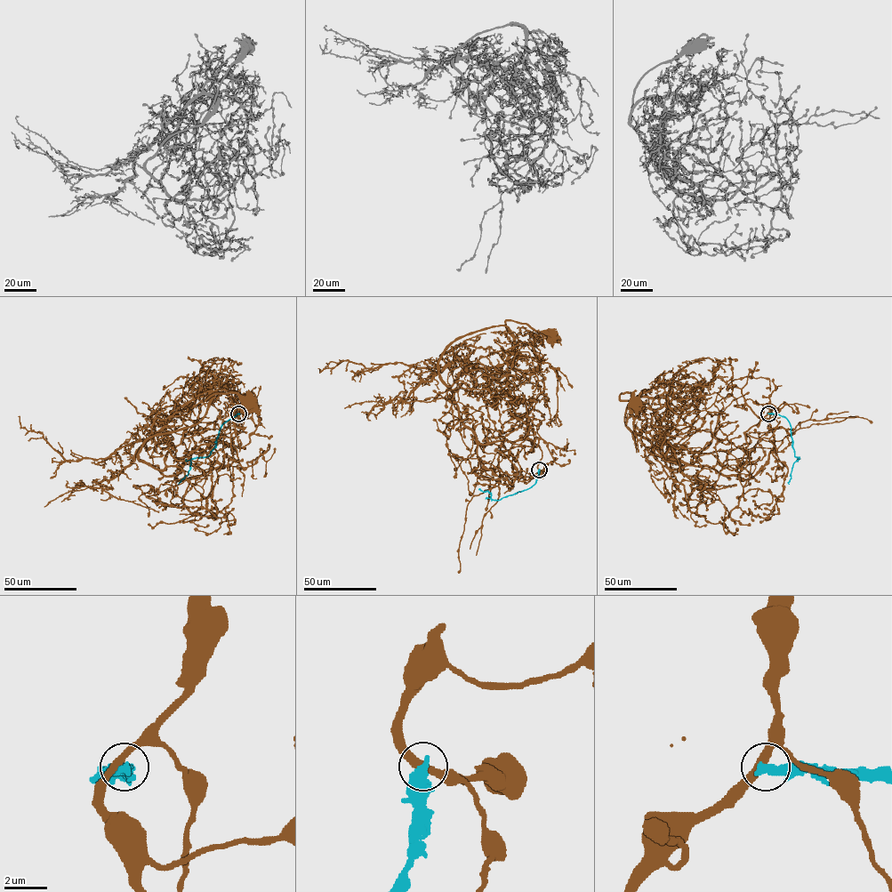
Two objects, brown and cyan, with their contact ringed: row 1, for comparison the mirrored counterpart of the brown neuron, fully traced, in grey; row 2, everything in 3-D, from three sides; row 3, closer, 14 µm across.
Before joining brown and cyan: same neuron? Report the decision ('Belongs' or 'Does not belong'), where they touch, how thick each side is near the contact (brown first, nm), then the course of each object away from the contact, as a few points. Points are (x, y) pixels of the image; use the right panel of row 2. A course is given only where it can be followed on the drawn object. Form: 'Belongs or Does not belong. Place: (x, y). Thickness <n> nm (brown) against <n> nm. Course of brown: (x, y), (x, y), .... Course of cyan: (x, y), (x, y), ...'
Does not belong. Place: (768, 413). Thickness 360 nm (brown) against 500 nm. Course of brown: (768, 413), (745, 432), (742, 480), (666, 458), (625, 424), (632, 398), (619, 395), (629, 392), (634, 403). Course of cyan: (768, 413), (783, 416), (791, 426), (794, 455), (799, 458), (793, 463), (789, 484)

